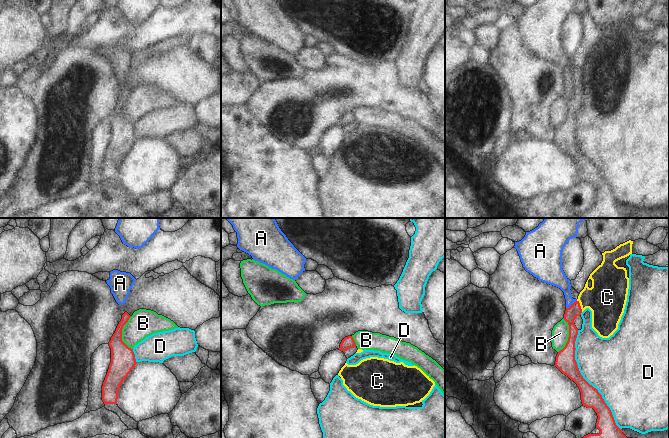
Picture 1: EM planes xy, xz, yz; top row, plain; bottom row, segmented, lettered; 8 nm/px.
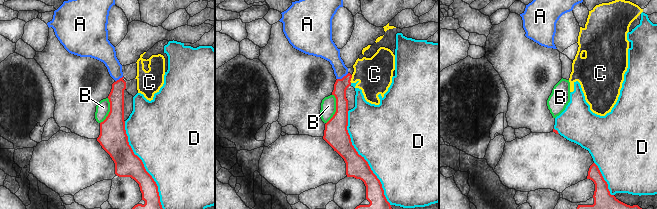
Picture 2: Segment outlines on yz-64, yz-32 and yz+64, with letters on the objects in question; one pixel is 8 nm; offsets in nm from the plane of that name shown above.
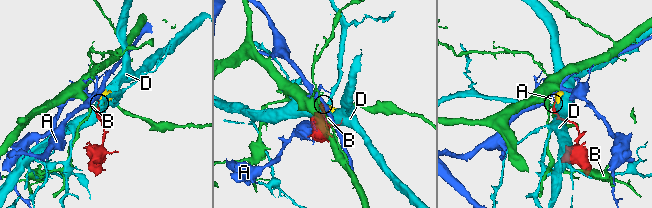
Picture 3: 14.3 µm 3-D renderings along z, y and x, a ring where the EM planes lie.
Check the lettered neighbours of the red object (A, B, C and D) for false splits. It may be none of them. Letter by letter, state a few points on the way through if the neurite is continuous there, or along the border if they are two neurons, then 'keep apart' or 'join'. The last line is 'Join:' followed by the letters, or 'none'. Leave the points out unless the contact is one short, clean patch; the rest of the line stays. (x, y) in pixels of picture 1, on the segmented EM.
A: across yz (574, 310), (571, 304), (565, 286), (556, 277) | join
B: along yz (564, 318), (568, 325), (568, 340), (558, 352) | keep apart
C: along yz (577, 300), (582, 311) | keep apart
D: keep apart
Join: A

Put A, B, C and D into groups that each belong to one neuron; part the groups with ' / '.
A / B / C D

